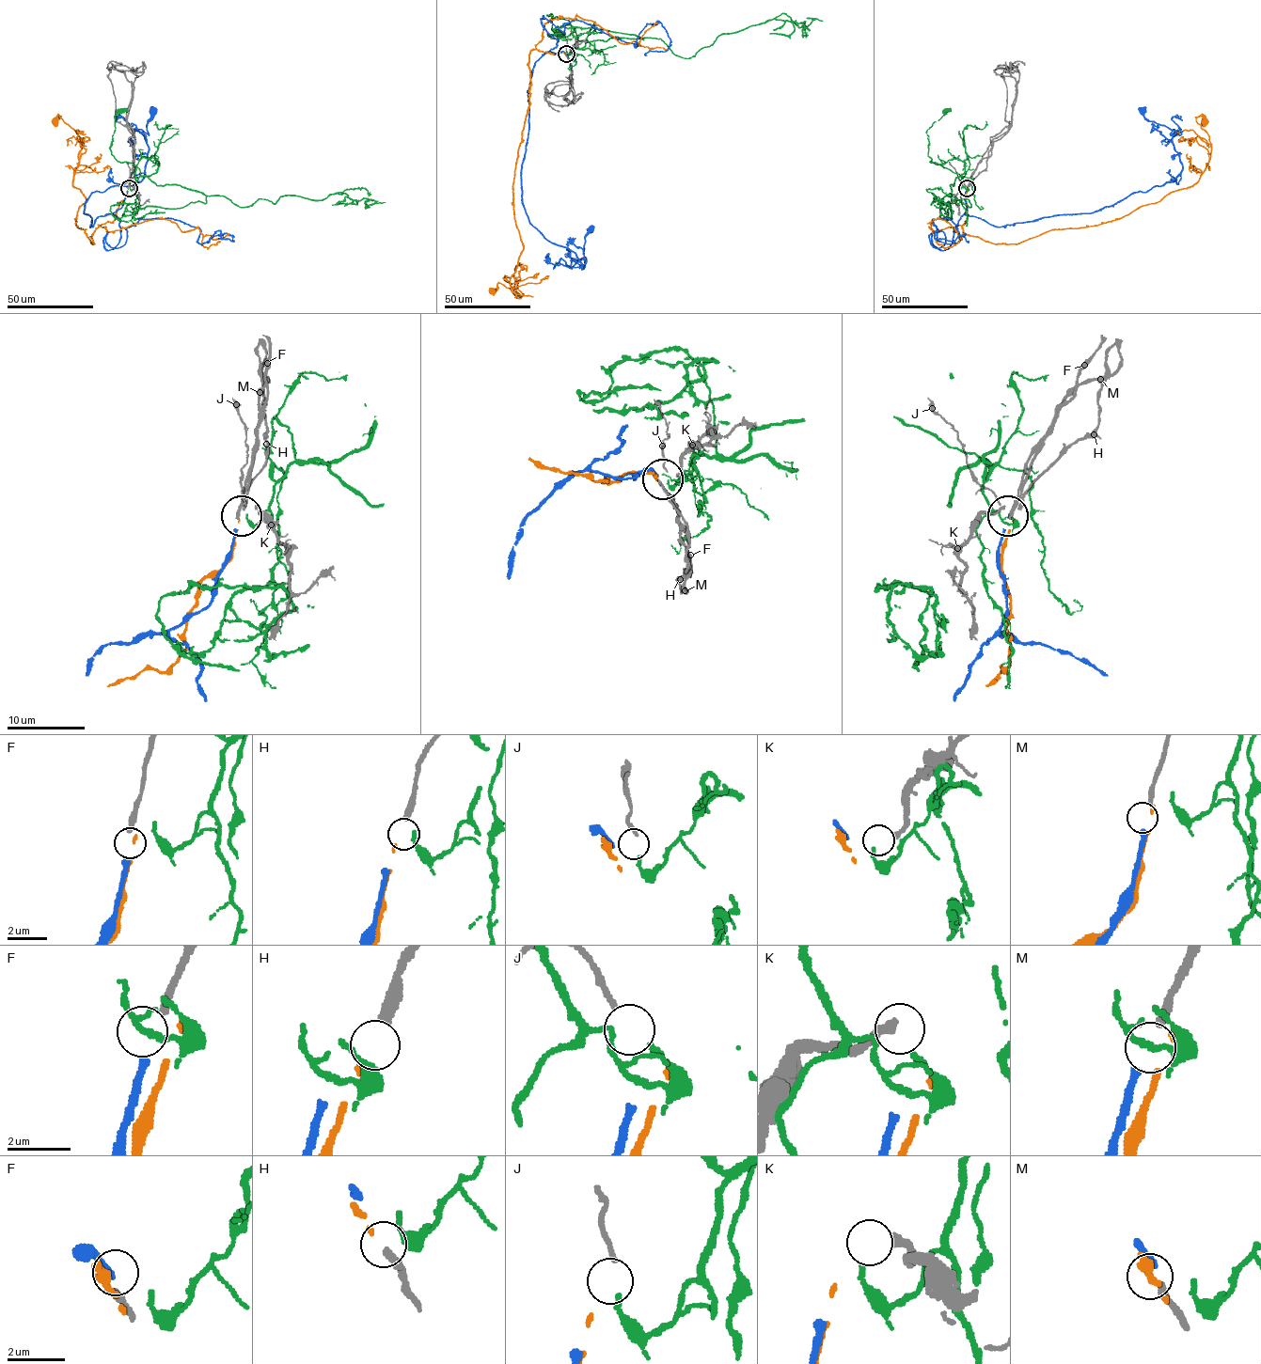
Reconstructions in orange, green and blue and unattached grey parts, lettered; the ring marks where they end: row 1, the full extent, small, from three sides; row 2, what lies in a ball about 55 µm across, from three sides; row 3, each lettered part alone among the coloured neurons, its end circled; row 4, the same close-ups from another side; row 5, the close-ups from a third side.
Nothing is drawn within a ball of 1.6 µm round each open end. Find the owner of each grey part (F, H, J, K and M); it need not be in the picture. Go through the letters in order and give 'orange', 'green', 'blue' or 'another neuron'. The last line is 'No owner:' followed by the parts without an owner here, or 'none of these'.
F: another neuron
H: orange
J: green
K: another neuron
M: blue
No owner: F, K

